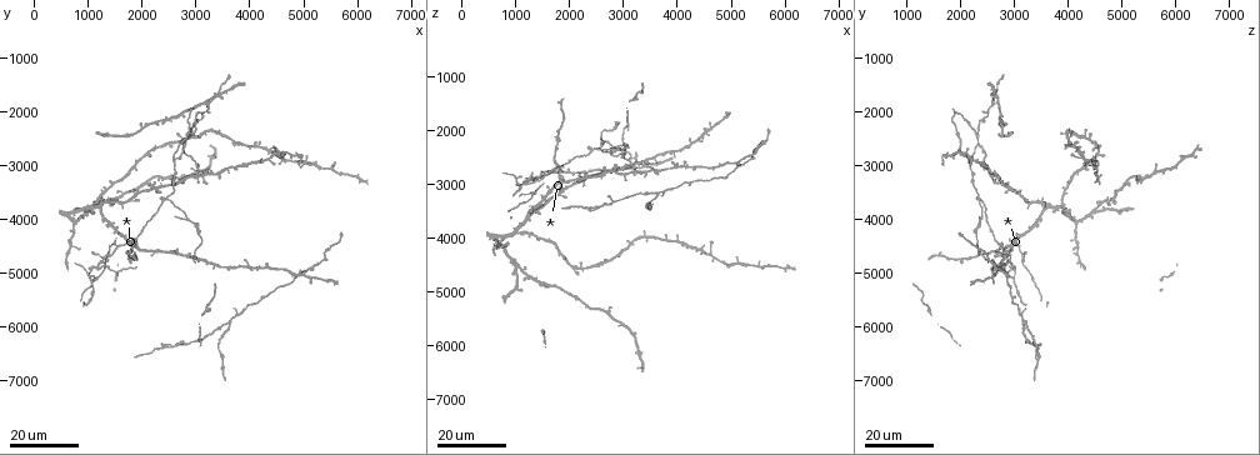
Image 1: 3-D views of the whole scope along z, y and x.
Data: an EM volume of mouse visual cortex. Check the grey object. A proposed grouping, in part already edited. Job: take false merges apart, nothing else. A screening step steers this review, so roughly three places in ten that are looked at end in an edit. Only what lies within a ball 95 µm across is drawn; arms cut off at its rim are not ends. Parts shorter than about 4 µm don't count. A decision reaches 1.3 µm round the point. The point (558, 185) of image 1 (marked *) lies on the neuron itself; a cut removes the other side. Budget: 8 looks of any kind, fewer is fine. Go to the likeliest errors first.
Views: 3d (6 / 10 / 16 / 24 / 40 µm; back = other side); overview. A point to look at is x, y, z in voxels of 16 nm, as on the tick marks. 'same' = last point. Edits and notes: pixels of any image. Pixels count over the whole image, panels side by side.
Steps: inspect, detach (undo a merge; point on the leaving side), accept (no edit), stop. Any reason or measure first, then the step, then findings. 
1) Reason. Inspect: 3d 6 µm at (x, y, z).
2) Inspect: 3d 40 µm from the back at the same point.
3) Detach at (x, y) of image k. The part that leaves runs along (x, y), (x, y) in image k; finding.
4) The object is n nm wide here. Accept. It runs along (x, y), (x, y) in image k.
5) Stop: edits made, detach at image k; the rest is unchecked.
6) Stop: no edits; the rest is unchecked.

Four arms meet. Inspect: 3d 24 µm at (2450, 3600, 2350).

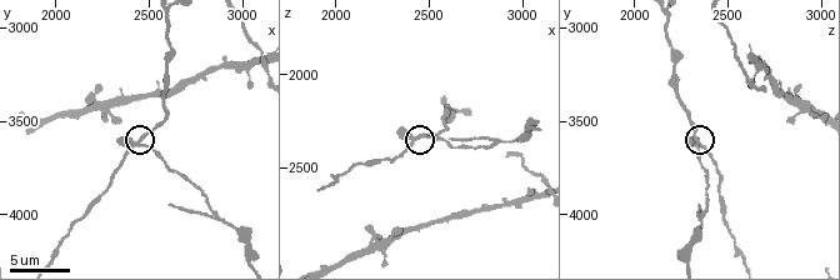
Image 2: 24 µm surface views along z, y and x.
Closer look. Inspect: 3d 10 µm at (2460, 3620, 2340).

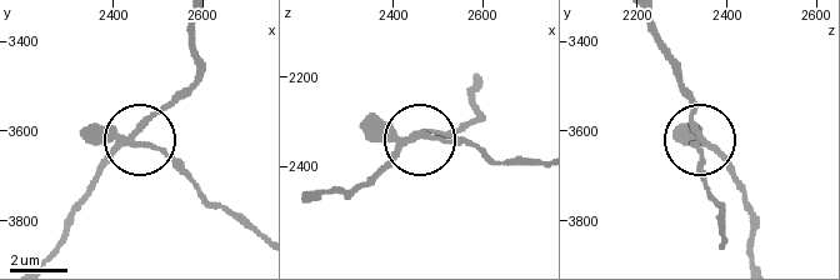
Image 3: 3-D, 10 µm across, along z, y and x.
4 arms meet here. Detach at (165, 153) of image 3. The part that leaves runs along (126, 143), (160, 150), (210, 200), (254, 229) in image 3; two neurons meet here.

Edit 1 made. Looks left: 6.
See it whole again. Inspect: overview.

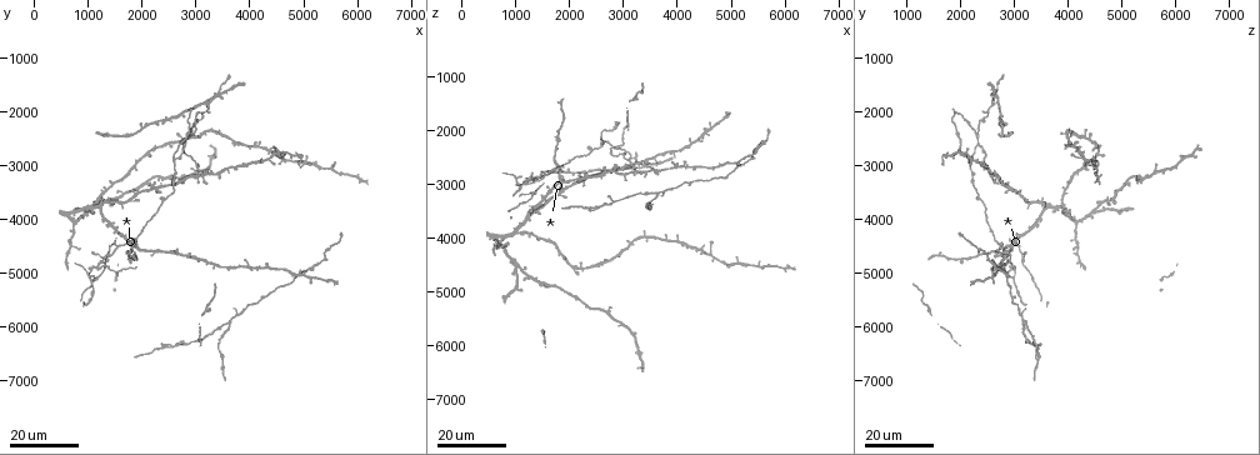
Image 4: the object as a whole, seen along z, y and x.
Three-way junction. Inspect: 3d 16 µm at (1100, 4900, 3000).

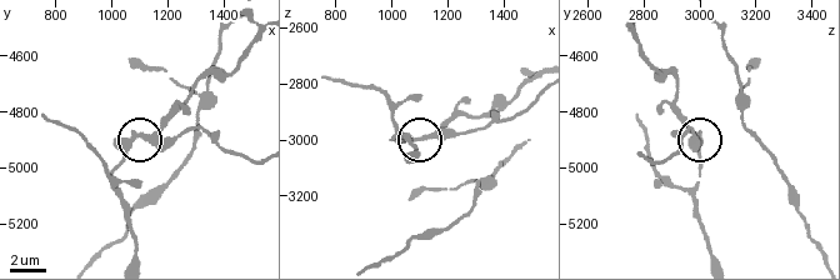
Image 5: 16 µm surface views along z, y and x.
Inspect: 3d 10 µm at (1130, 4900, 2990).

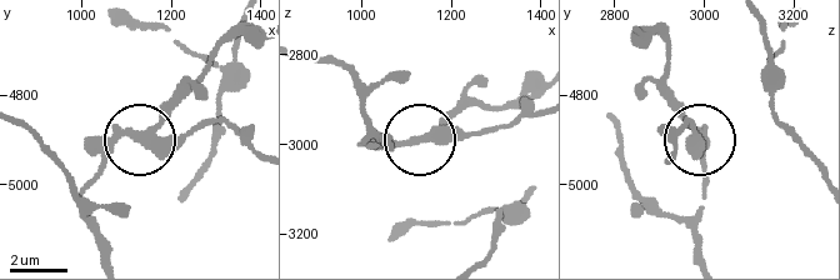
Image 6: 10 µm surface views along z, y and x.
Detach at (191, 134) of image 6. The part that leaves runs along (149, 136), (183, 136), (225, 121), (254, 143) in image 6; a second neuron is stuck on.

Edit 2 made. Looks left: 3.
Side arm on a straight run. Inspect: 3d 24 µm at (2850, 2550, 2350).

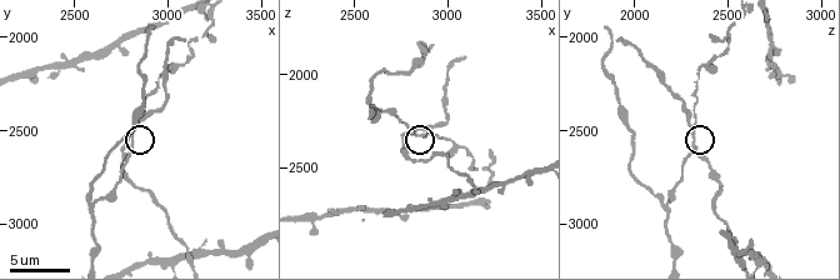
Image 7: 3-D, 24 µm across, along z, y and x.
Inspect: 3d 10 µm at (2820, 2580, 2320).

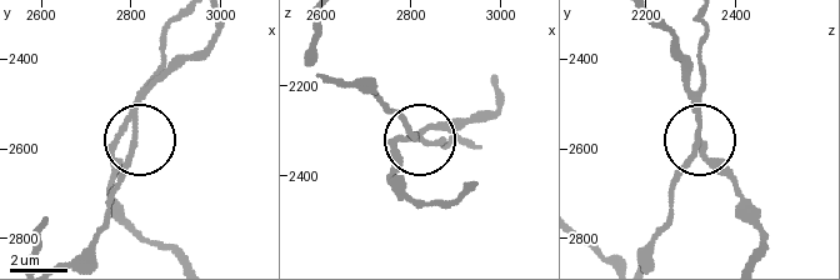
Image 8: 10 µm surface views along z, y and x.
3 arms meet here. Detach at (445, 121) of image 8. Two neurons meet here.

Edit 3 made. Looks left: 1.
Stop: edits made, detach at image 3, detach at image 6, detach at image 8; the rest is unchecked.

